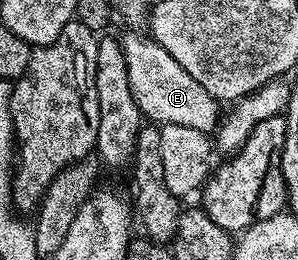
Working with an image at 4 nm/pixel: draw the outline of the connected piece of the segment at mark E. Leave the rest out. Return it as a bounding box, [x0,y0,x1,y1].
[119,33,222,133]

